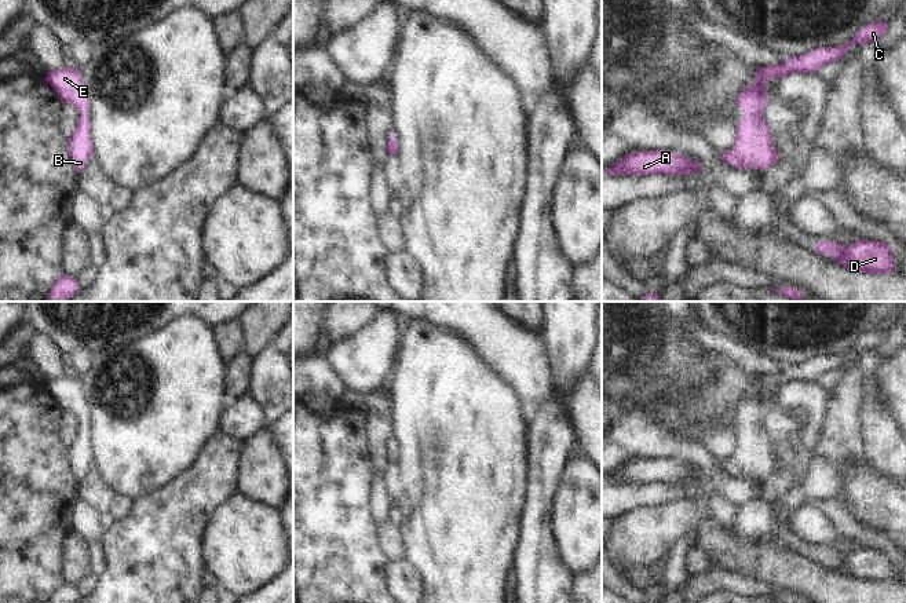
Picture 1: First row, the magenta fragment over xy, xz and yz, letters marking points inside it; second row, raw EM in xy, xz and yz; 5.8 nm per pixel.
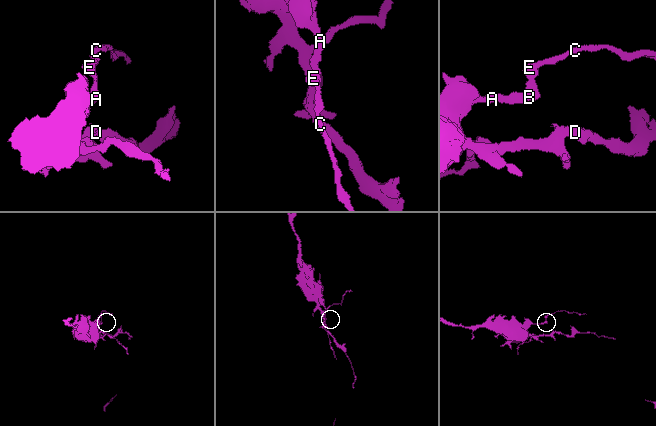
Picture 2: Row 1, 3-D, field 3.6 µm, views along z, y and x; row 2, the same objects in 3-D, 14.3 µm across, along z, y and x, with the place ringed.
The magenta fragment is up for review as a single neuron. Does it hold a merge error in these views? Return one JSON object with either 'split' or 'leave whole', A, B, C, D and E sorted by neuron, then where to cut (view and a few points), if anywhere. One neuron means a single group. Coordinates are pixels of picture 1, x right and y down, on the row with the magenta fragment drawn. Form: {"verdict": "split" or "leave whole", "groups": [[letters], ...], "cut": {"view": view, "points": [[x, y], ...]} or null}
{"verdict": "leave whole", "groups": [["A", "B", "C", "D", "E"]], "cut": null}

